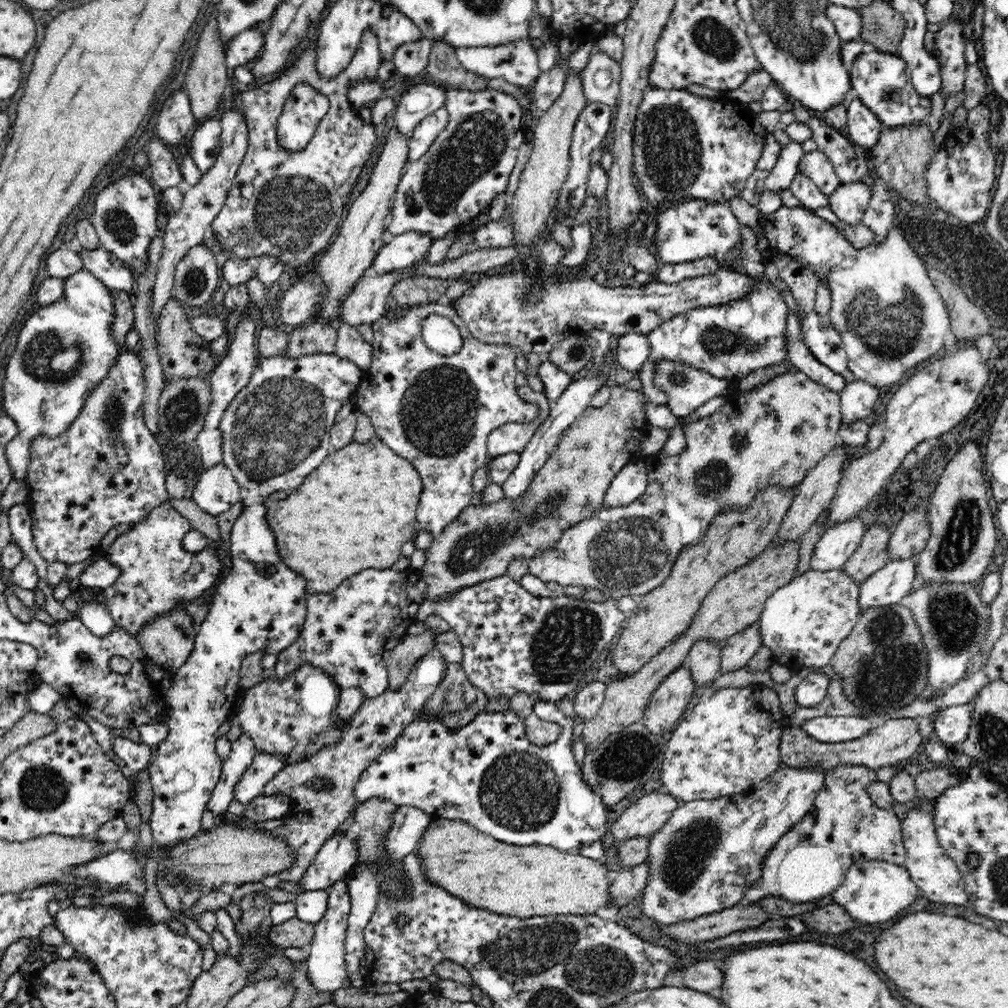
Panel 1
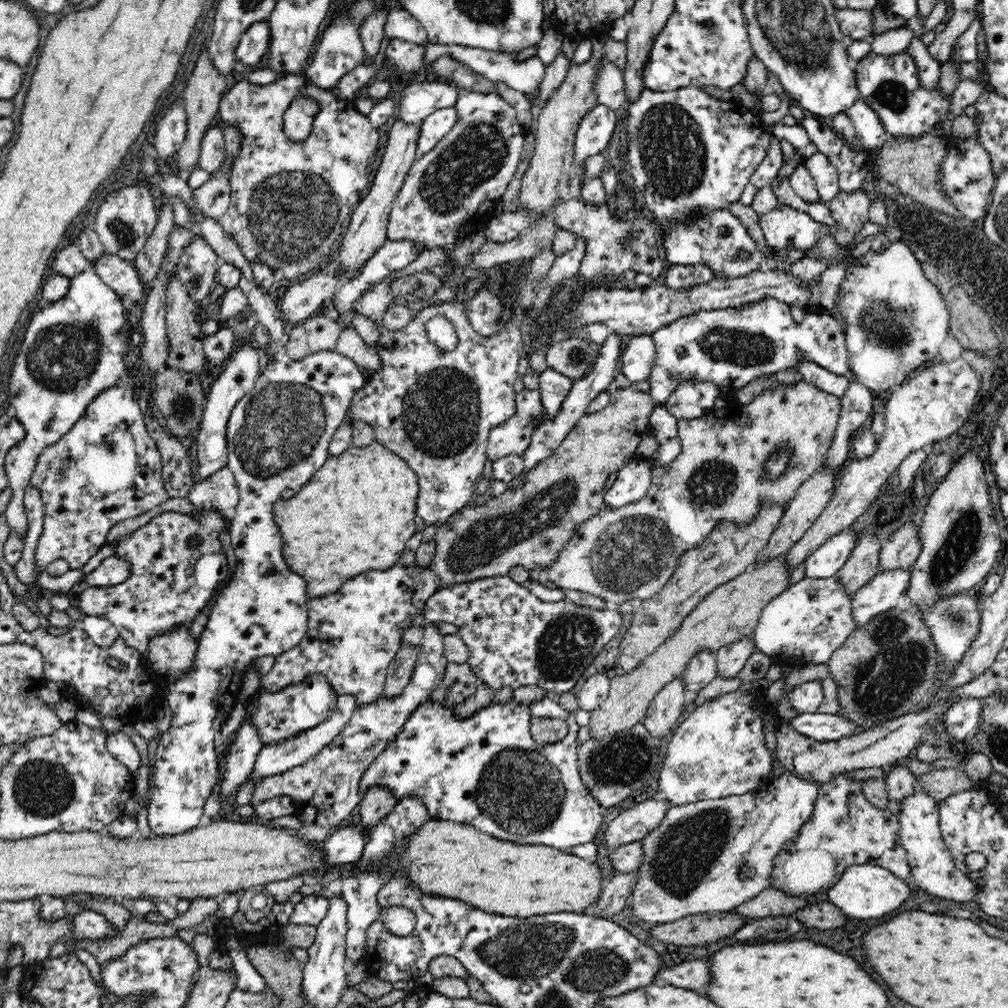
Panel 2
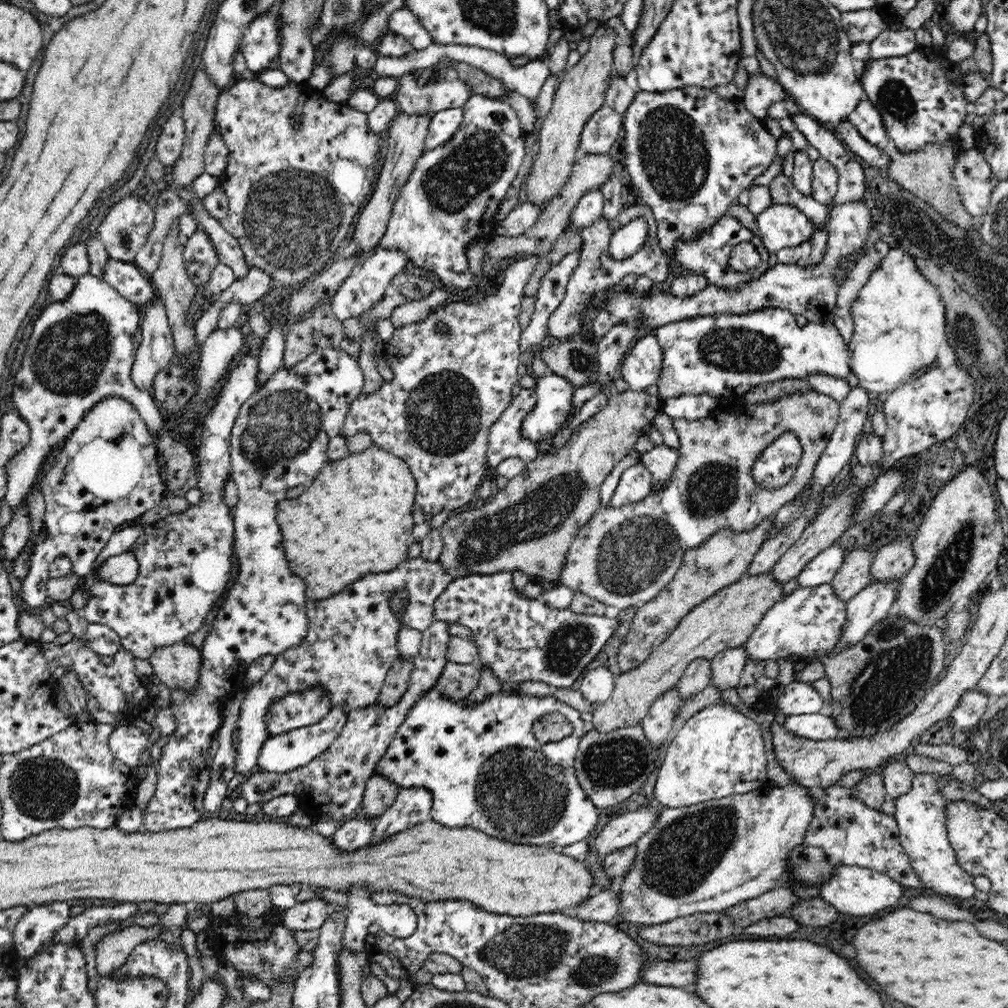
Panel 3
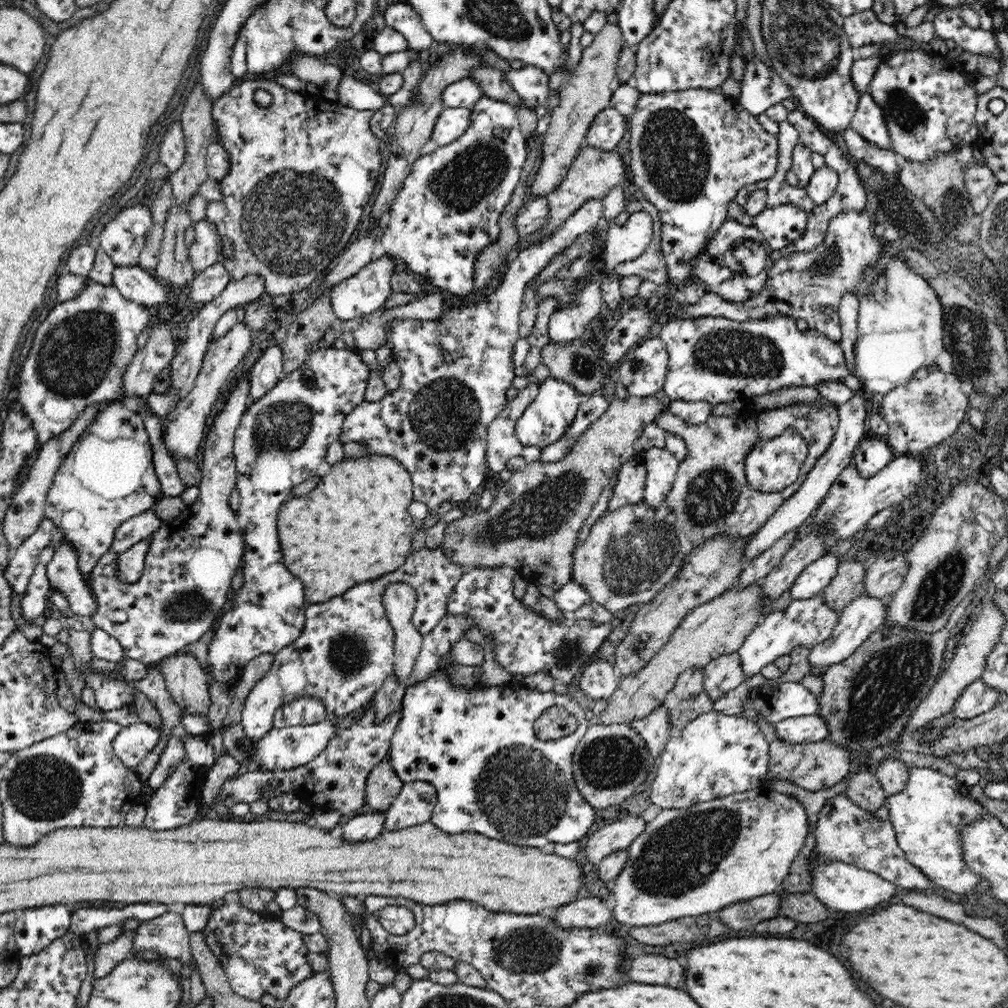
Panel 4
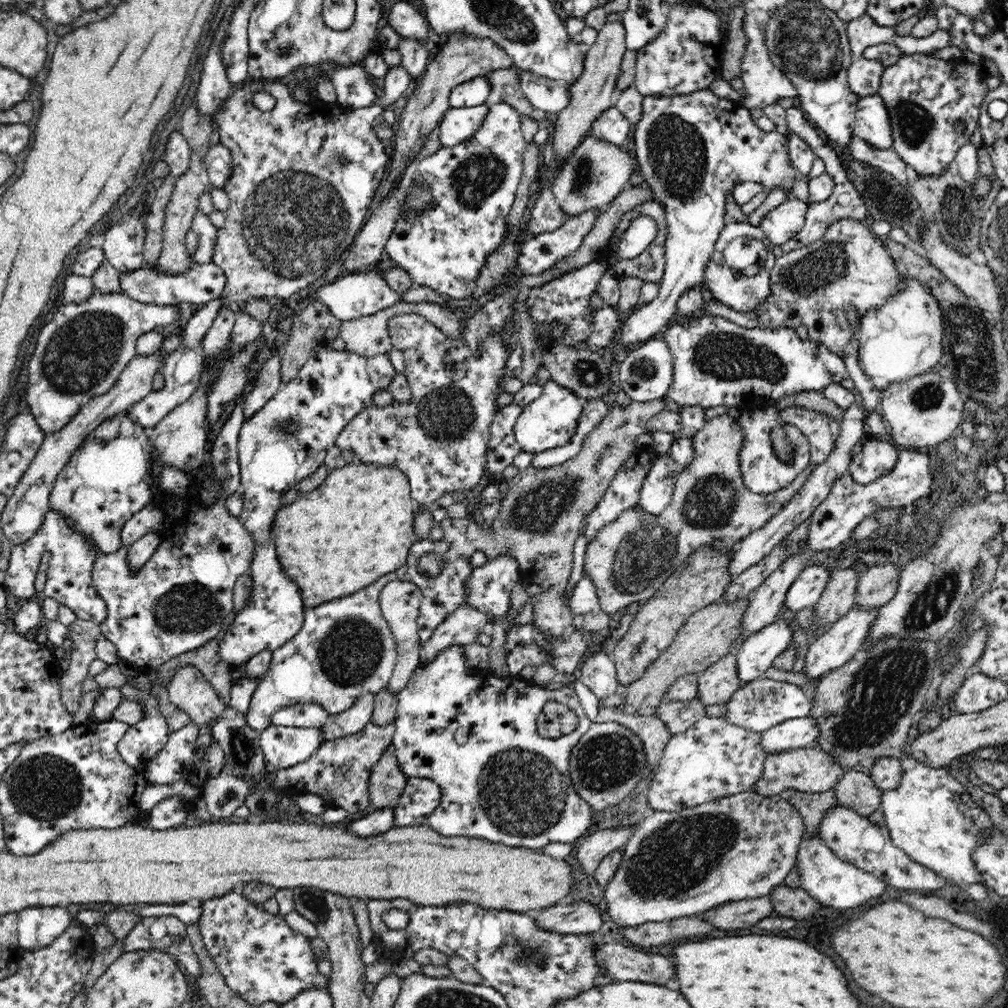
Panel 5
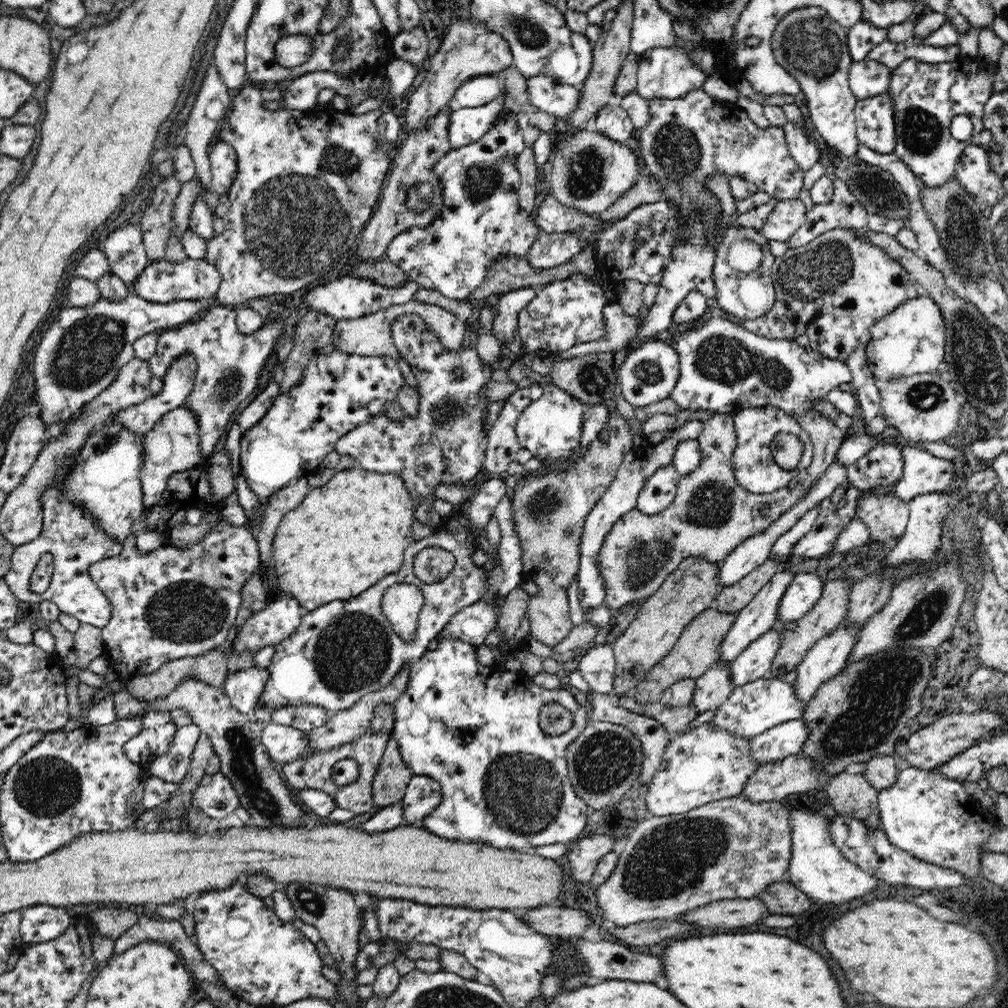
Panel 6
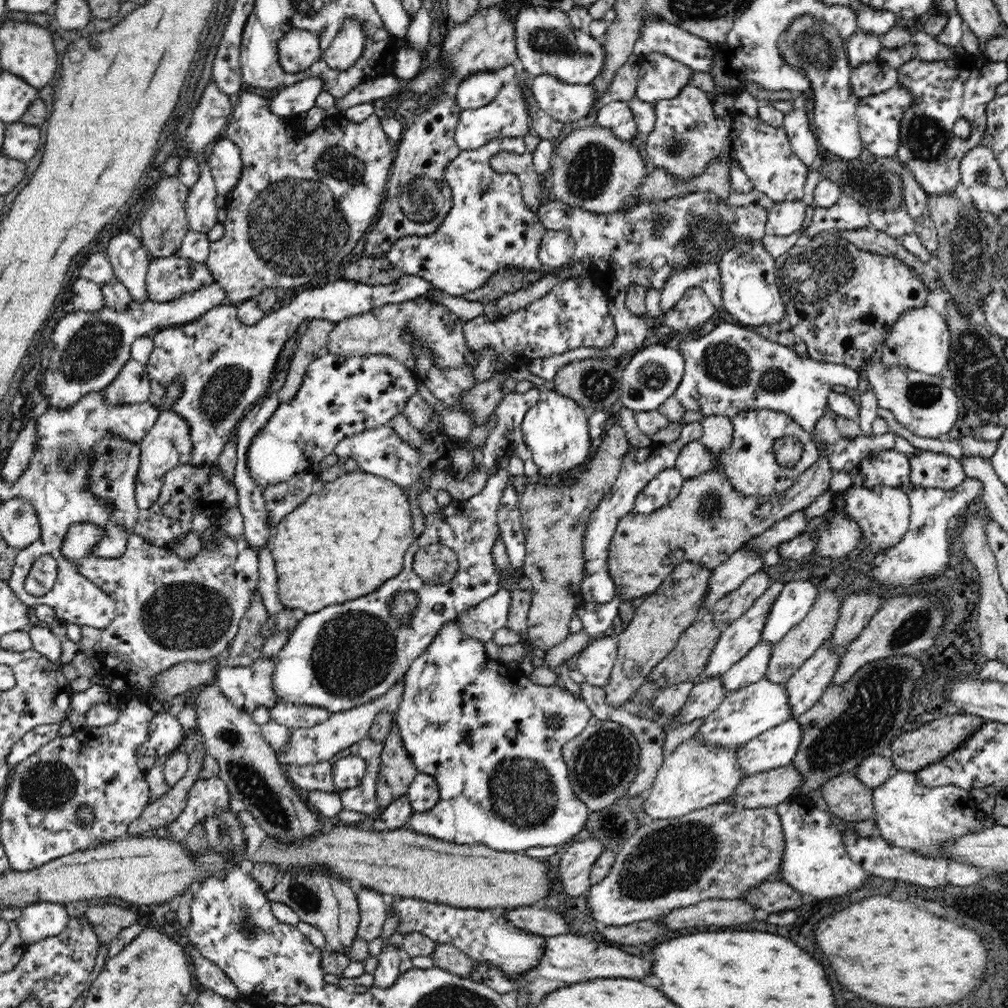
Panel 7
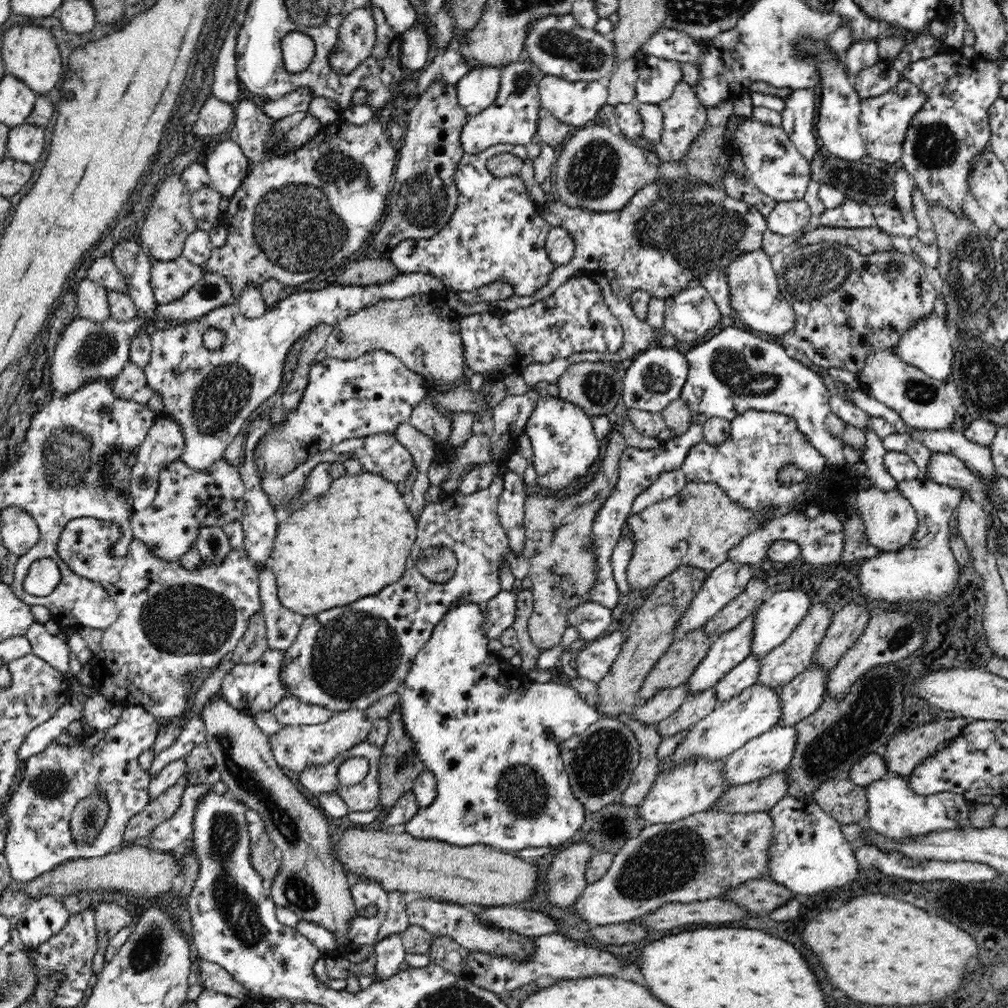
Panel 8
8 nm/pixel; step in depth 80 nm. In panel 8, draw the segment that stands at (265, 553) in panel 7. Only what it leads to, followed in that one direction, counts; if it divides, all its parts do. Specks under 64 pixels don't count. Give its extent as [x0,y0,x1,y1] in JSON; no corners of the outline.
[259,567,303,650]

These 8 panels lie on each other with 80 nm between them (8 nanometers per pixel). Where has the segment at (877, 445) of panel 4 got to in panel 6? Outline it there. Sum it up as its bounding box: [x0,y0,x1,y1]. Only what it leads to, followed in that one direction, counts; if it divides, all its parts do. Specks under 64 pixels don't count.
[847,444,904,491]

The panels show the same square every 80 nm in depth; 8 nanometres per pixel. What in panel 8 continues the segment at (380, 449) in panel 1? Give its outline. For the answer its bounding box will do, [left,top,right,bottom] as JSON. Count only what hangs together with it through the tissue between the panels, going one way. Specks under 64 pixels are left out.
[267,472,416,617]

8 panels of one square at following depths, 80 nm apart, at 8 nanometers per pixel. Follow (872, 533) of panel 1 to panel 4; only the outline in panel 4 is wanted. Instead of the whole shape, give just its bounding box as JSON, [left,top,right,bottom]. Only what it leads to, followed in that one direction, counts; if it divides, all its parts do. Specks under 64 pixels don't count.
[822,561,865,615]

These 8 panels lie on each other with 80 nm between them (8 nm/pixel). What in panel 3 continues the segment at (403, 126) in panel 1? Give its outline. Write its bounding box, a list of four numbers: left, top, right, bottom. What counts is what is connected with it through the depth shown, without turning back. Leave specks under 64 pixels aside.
[391,72,472,114]

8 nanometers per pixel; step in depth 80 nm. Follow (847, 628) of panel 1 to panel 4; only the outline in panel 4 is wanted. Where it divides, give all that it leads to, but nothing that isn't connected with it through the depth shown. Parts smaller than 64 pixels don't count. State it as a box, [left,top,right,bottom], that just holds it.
[737,593,839,679]

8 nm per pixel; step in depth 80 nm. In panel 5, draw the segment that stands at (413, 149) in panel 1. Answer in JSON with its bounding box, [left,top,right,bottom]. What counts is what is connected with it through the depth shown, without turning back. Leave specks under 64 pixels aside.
[439,105,489,147]

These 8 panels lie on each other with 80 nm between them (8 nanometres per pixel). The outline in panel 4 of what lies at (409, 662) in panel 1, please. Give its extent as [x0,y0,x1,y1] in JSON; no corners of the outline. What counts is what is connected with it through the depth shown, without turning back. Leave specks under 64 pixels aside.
[372,675,406,723]

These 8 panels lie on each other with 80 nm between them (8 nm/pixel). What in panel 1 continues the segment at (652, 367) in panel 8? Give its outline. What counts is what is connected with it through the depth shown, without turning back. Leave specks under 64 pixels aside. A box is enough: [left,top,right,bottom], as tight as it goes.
[614,333,651,376]

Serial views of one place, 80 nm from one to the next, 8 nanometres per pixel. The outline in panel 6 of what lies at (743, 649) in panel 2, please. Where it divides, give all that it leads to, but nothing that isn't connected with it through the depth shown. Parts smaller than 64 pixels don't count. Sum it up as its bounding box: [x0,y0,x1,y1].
[690,664,735,716]

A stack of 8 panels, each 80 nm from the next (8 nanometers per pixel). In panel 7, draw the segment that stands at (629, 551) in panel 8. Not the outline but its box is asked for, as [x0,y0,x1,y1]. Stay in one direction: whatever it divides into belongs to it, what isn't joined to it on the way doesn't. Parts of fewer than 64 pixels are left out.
[573,590,623,640]

